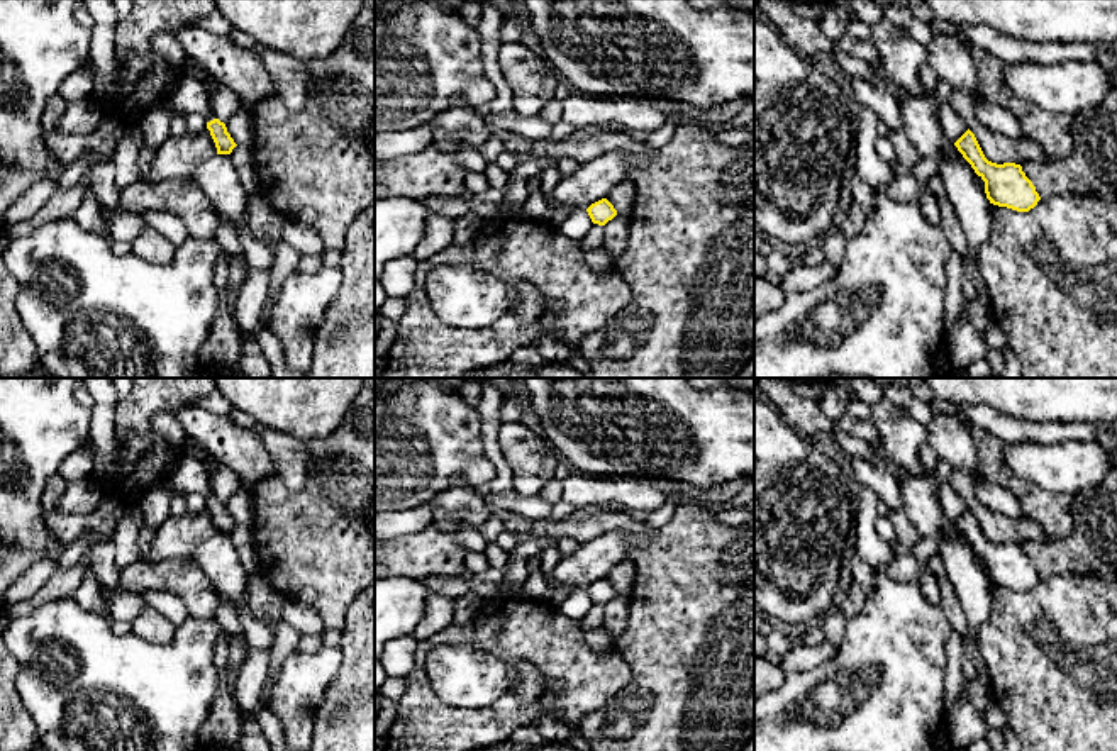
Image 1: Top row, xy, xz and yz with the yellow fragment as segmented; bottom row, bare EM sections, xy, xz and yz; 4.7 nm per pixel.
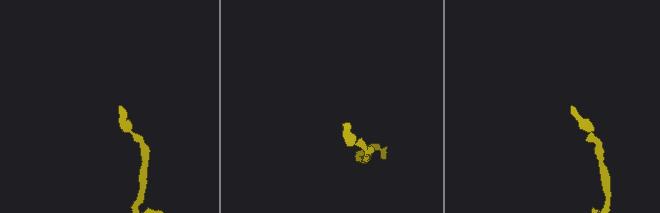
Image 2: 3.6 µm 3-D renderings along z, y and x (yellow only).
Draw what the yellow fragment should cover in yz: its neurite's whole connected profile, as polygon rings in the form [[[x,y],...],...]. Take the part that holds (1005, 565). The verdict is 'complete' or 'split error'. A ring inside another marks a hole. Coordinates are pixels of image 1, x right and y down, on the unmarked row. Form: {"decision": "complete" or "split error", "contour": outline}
{"decision": "complete", "contour": [[[970,509],[954,522],[954,526],[985,561],[985,573],[990,583],[1017,592],[1029,592],[1037,585],[1041,576],[1020,544],[997,544],[988,541]]]}

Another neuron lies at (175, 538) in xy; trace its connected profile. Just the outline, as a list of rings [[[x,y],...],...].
[[[210,510],[198,514],[168,515],[158,527],[151,549],[139,556],[146,561],[164,561],[190,558],[193,549],[217,534]]]

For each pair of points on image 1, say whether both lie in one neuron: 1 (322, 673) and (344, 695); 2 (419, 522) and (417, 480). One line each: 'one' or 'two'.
1: two
2: two

